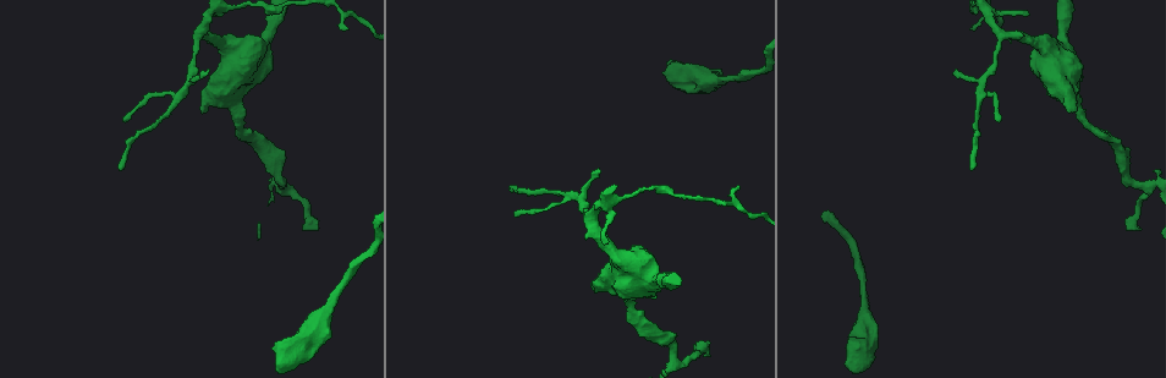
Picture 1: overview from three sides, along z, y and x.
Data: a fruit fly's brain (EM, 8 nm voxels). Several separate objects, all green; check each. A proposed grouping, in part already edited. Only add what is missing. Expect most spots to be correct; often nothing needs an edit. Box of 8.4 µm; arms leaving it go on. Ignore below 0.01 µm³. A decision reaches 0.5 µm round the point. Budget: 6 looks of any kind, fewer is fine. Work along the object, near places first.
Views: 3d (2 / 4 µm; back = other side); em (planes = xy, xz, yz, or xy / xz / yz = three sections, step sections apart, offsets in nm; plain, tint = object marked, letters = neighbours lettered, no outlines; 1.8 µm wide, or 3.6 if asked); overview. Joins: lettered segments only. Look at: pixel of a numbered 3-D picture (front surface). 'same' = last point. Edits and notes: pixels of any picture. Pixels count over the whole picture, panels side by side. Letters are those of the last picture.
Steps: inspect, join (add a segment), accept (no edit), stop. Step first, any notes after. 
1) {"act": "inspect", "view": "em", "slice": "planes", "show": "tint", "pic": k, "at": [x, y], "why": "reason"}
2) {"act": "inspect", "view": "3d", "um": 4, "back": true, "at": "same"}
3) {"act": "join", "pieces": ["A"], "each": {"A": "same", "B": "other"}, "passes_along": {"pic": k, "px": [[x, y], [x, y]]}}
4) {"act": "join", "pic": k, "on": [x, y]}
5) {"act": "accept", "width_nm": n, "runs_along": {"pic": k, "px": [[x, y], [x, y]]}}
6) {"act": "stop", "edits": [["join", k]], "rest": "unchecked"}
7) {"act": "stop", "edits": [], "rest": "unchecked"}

{"act": "inspect", "view": "3d", "um": 2, "pic": 1, "at": [593, 284], "why": "stops while still wide"}

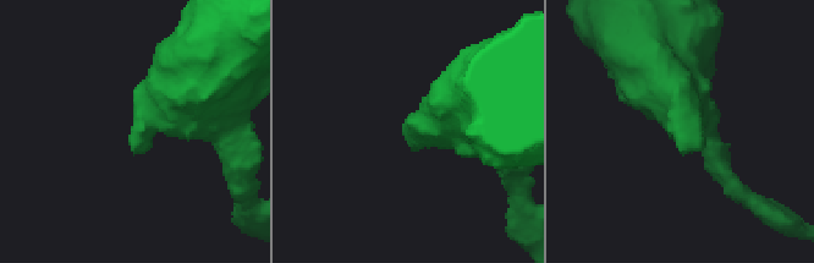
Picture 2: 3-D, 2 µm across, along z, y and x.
{"act": "inspect", "view": "em", "slice": "yz", "step": 16, "show": "letters", "pic": 2, "at": [408, 128], "why": "shape alone is not enough"}

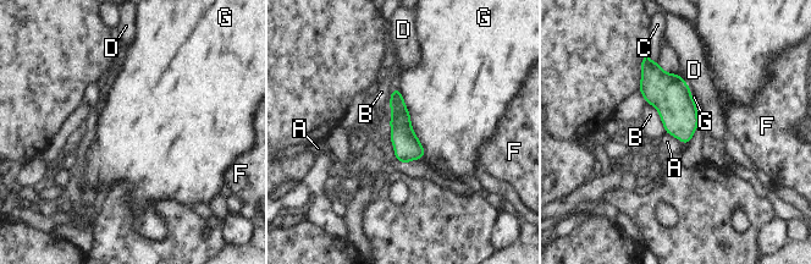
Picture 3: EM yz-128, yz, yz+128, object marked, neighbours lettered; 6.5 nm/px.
{"act": "accept", "longest_contact_nm": ["G", 500], "each": {"A": "other", "B": "other", "C": "other", "D": "other", "F": "other", "G": "other"}, "runs_along": {"pic": 3, "px": [[396, 92], [404, 159]]}, "found": "none of them fits"}

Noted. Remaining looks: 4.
{"act": "inspect", "view": "3d", "um": 2, "pic": 1, "at": [515, 214], "why": "branch stops here"}

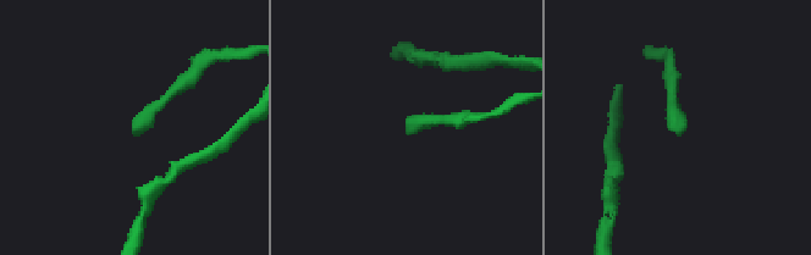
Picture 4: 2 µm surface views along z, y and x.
{"act": "inspect", "view": "em", "slice": "xz", "step": 16, "show": "letters", "pic": 4, "at": [407, 126]}

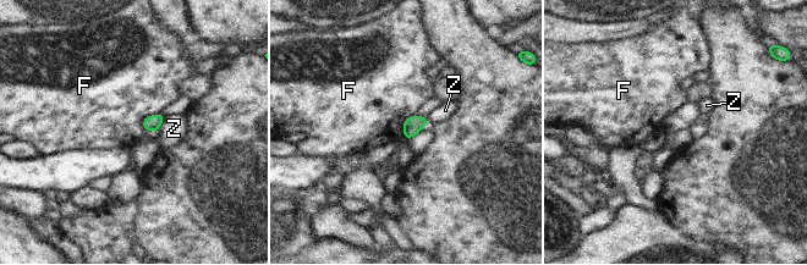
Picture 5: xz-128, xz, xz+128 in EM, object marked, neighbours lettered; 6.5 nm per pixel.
{"act": "inspect", "view": "em", "slice": "planes", "show": "letters", "at": "same", "why": "another direction"}

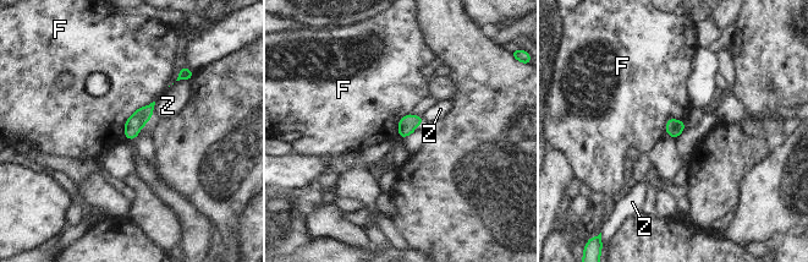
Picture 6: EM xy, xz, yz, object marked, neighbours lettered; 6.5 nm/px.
{"act": "accept", "each": {"F": "other", "Z": "other"}, "border": {"pic": 6, "px": [[154, 101], [126, 120], [124, 137]]}, "found": "none of them fits"}

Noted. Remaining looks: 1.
{"act": "inspect", "view": "em", "slice": "planes", "show": "letters", "pic": 1, "at": [973, 30], "why": "tapers out"}

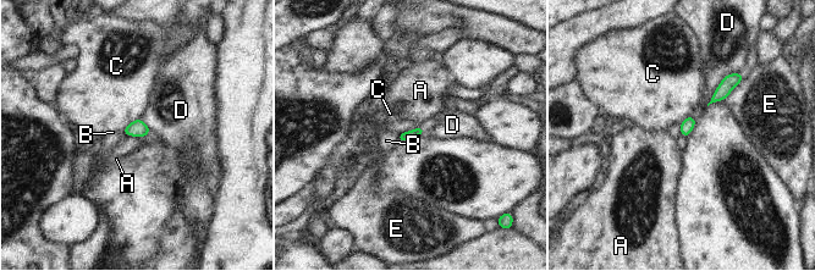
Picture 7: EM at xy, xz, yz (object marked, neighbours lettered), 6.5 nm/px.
{"act": "accept", "longest_contact_nm": ["D", 320], "each": {"A": "other", "B": "other", "C": "other", "D": "other", "E": "other"}, "found": "none of them fits"}

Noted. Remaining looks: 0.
{"act": "stop", "edits": [], "rest": "unchecked"}

